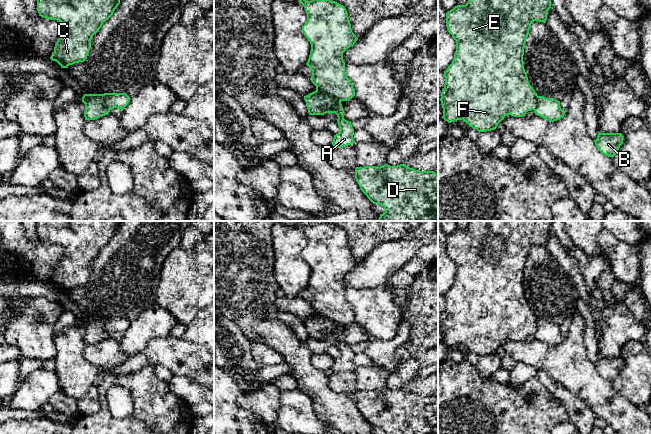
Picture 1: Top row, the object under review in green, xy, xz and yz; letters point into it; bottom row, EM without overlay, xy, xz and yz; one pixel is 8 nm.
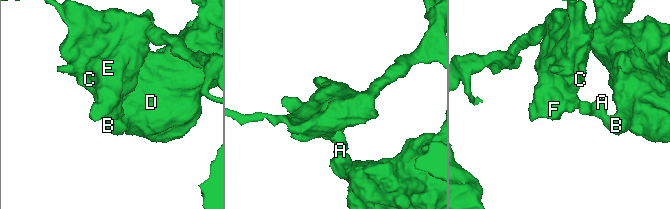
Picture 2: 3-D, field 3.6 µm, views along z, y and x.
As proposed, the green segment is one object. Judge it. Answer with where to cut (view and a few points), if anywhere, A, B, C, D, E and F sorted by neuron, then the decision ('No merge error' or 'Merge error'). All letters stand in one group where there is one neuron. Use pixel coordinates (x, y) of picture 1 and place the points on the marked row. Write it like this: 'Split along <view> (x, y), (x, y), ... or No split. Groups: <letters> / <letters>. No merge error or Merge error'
Split along xz (316, 90), (340, 101). Groups: A B D / C E F. Merge error

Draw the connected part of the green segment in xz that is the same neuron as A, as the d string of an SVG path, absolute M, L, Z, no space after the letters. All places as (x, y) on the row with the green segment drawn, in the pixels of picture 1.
M314 91L304 96L309 115L324 115L326 113L335 113L338 117L337 123L339 133L334 135L332 145L335 148L341 148L354 144L351 122L344 119L344 110L341 101L319 91Z

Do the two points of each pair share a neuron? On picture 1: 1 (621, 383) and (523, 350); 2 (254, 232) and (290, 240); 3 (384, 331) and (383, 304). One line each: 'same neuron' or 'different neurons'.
1: different neurons
2: different neurons
3: same neuron

